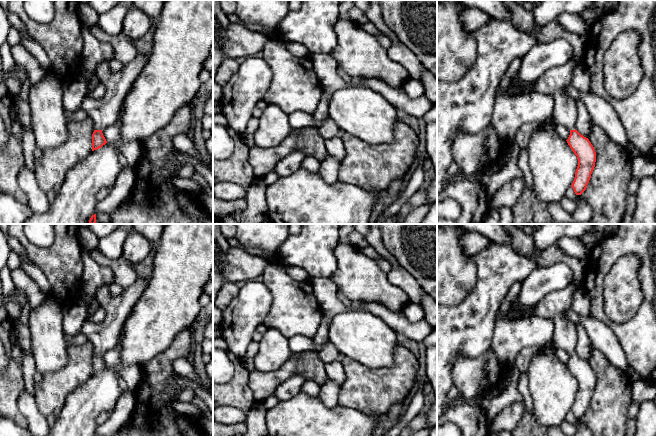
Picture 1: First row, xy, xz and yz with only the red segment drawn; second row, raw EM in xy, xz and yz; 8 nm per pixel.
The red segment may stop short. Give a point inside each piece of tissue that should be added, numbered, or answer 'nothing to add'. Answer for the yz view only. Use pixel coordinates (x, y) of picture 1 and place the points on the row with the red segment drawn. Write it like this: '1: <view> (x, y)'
1: yz (553, 82)

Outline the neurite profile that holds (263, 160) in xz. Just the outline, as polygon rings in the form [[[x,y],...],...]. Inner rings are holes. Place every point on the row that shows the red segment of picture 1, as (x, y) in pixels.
[[[308,127],[292,130],[291,134],[274,148],[254,146],[250,149],[248,162],[258,180],[272,172],[282,159],[295,151],[303,151],[320,163],[328,156],[324,139],[318,134],[317,128]]]

